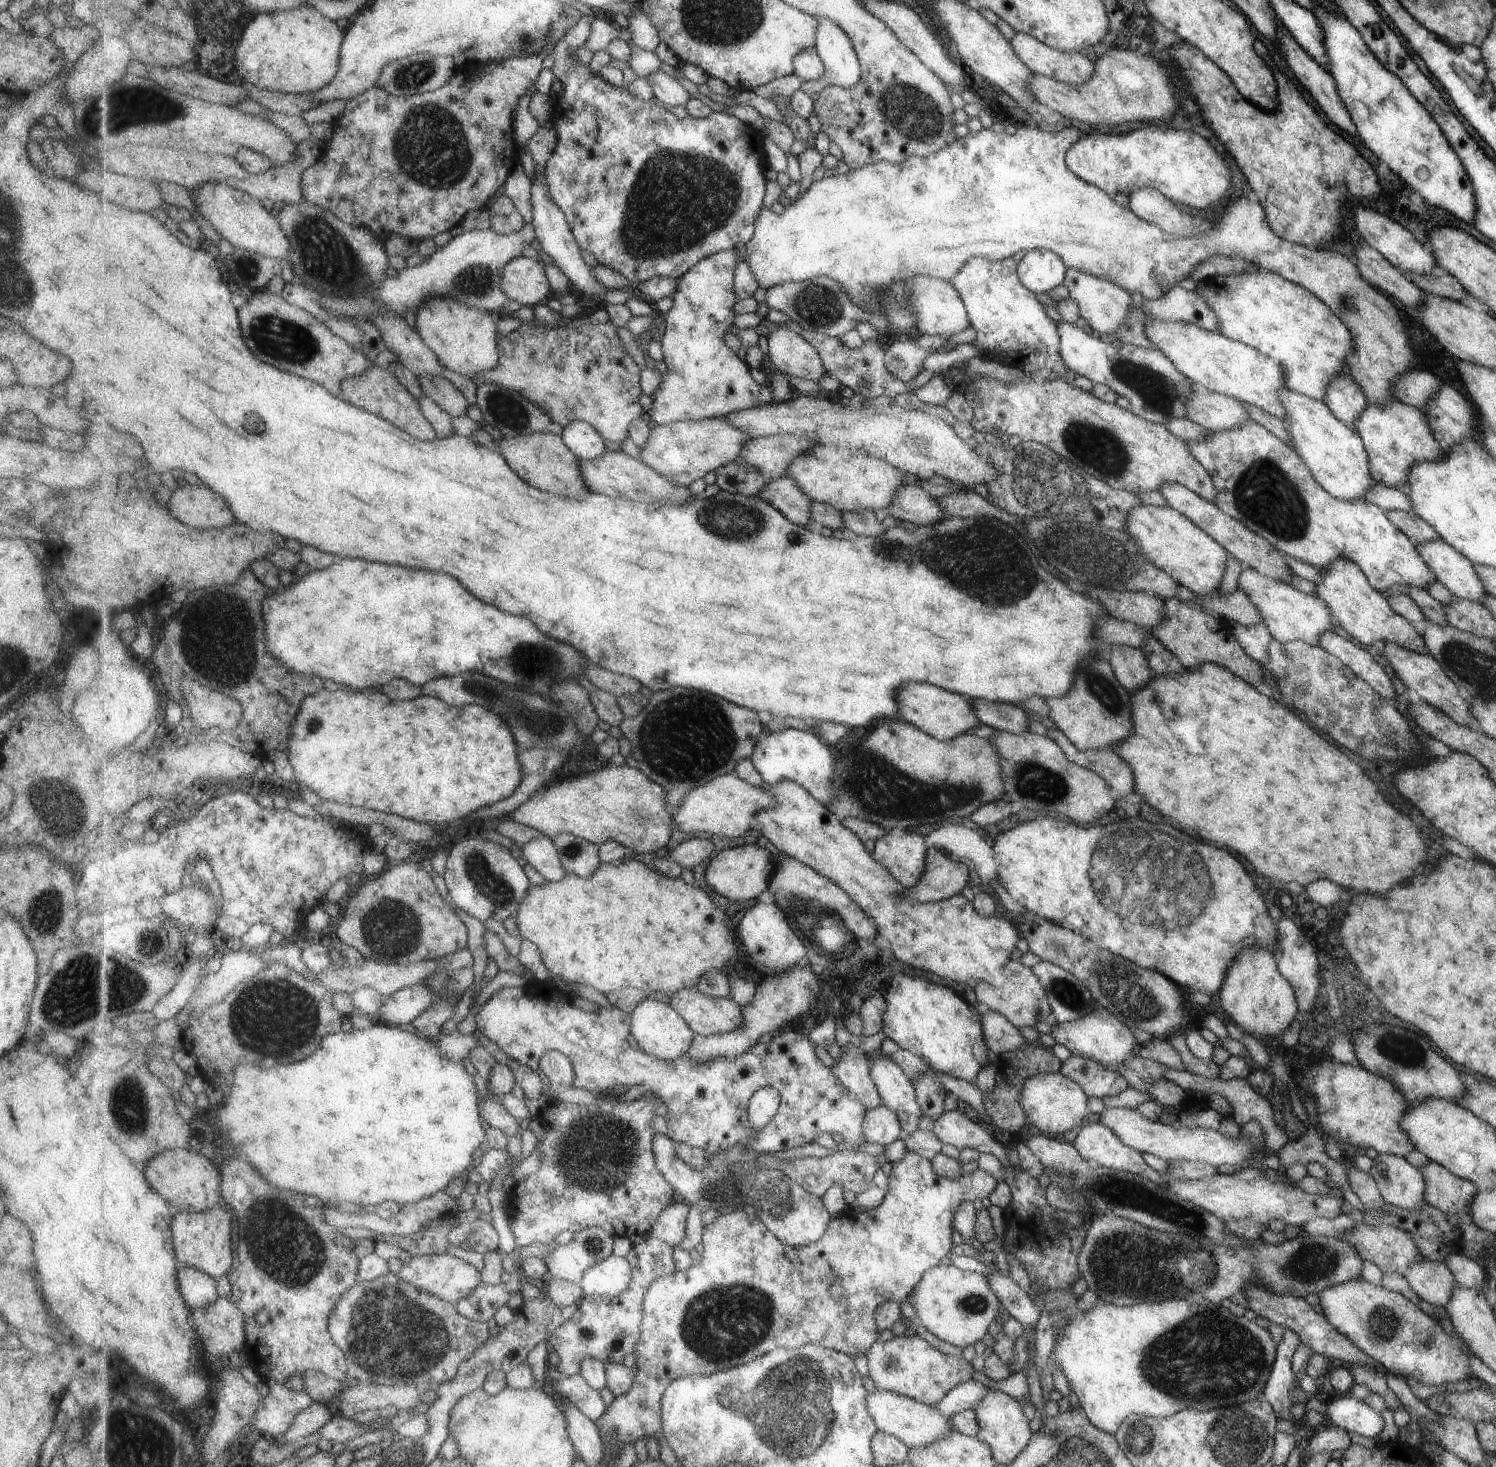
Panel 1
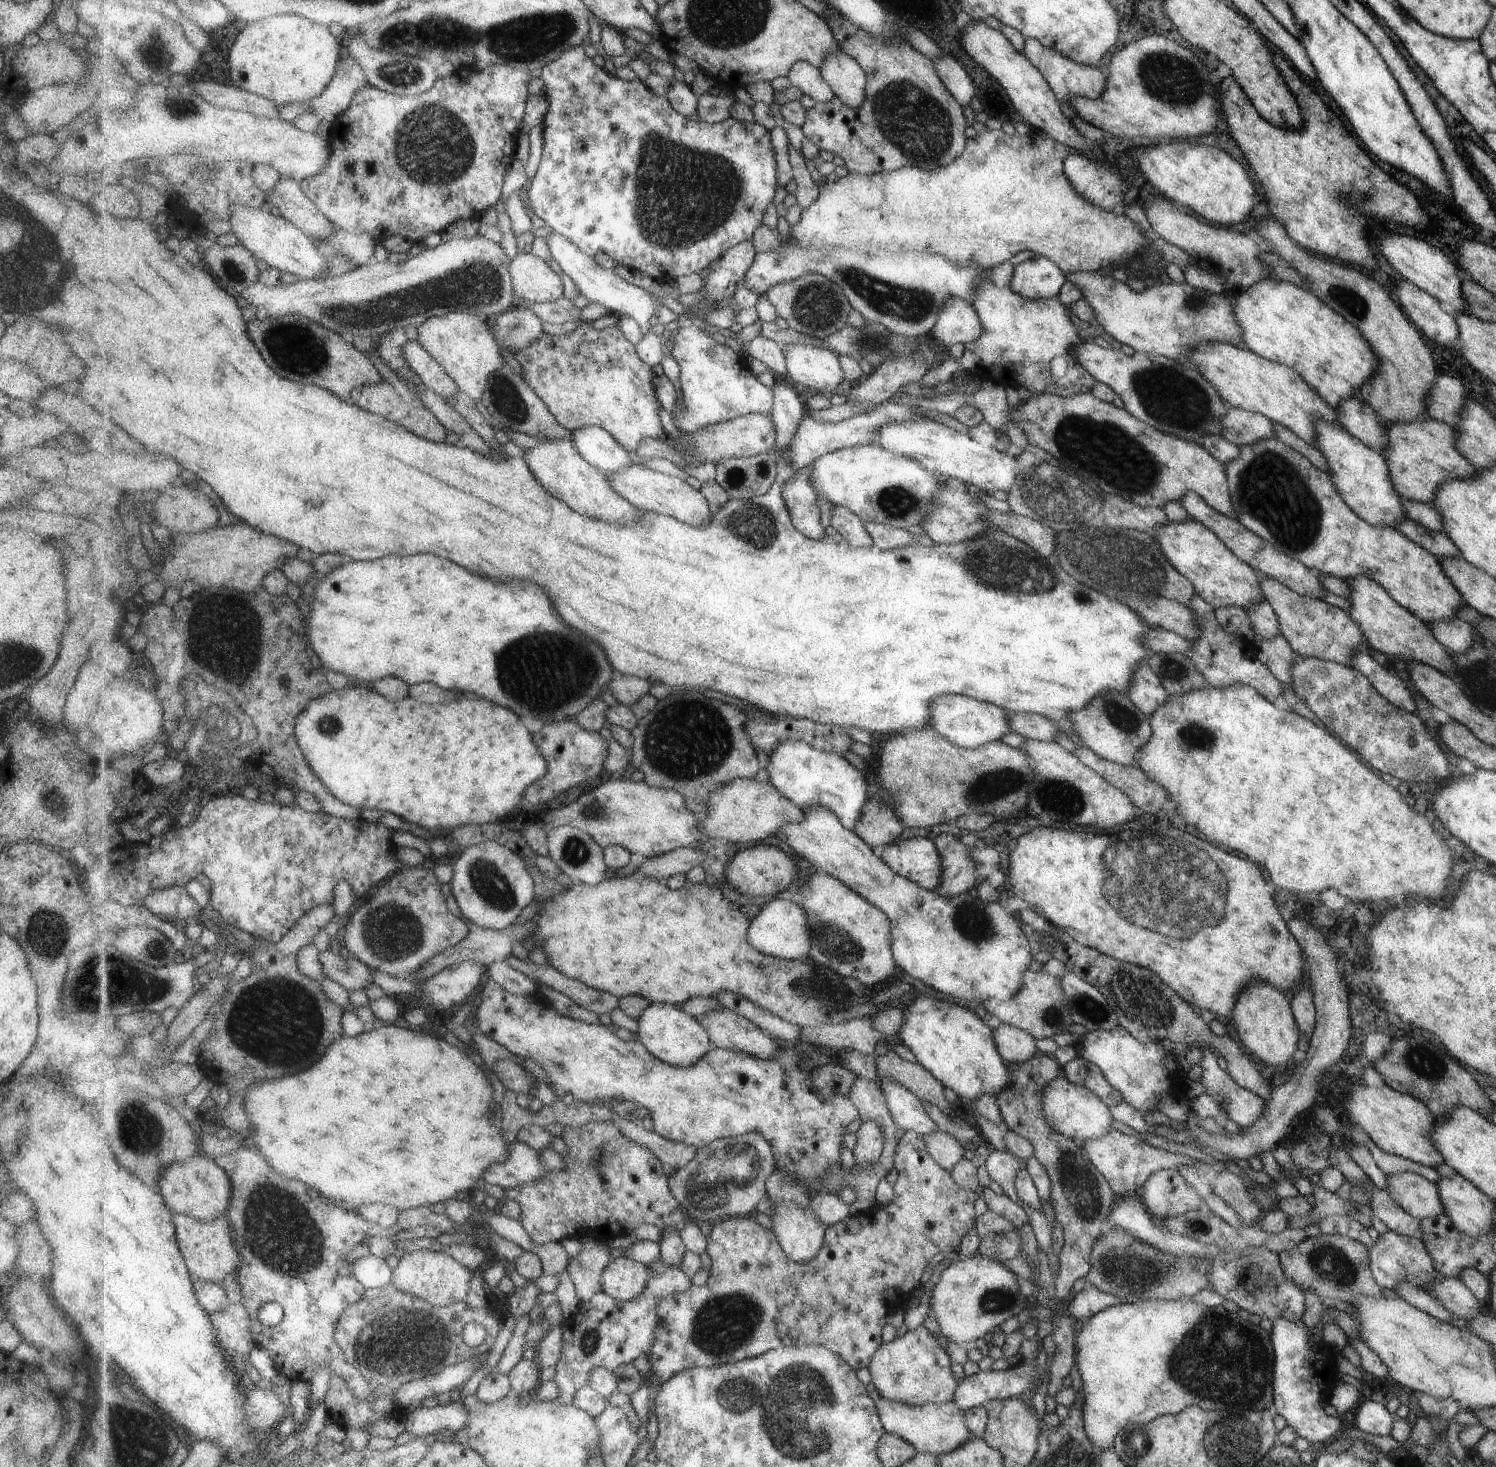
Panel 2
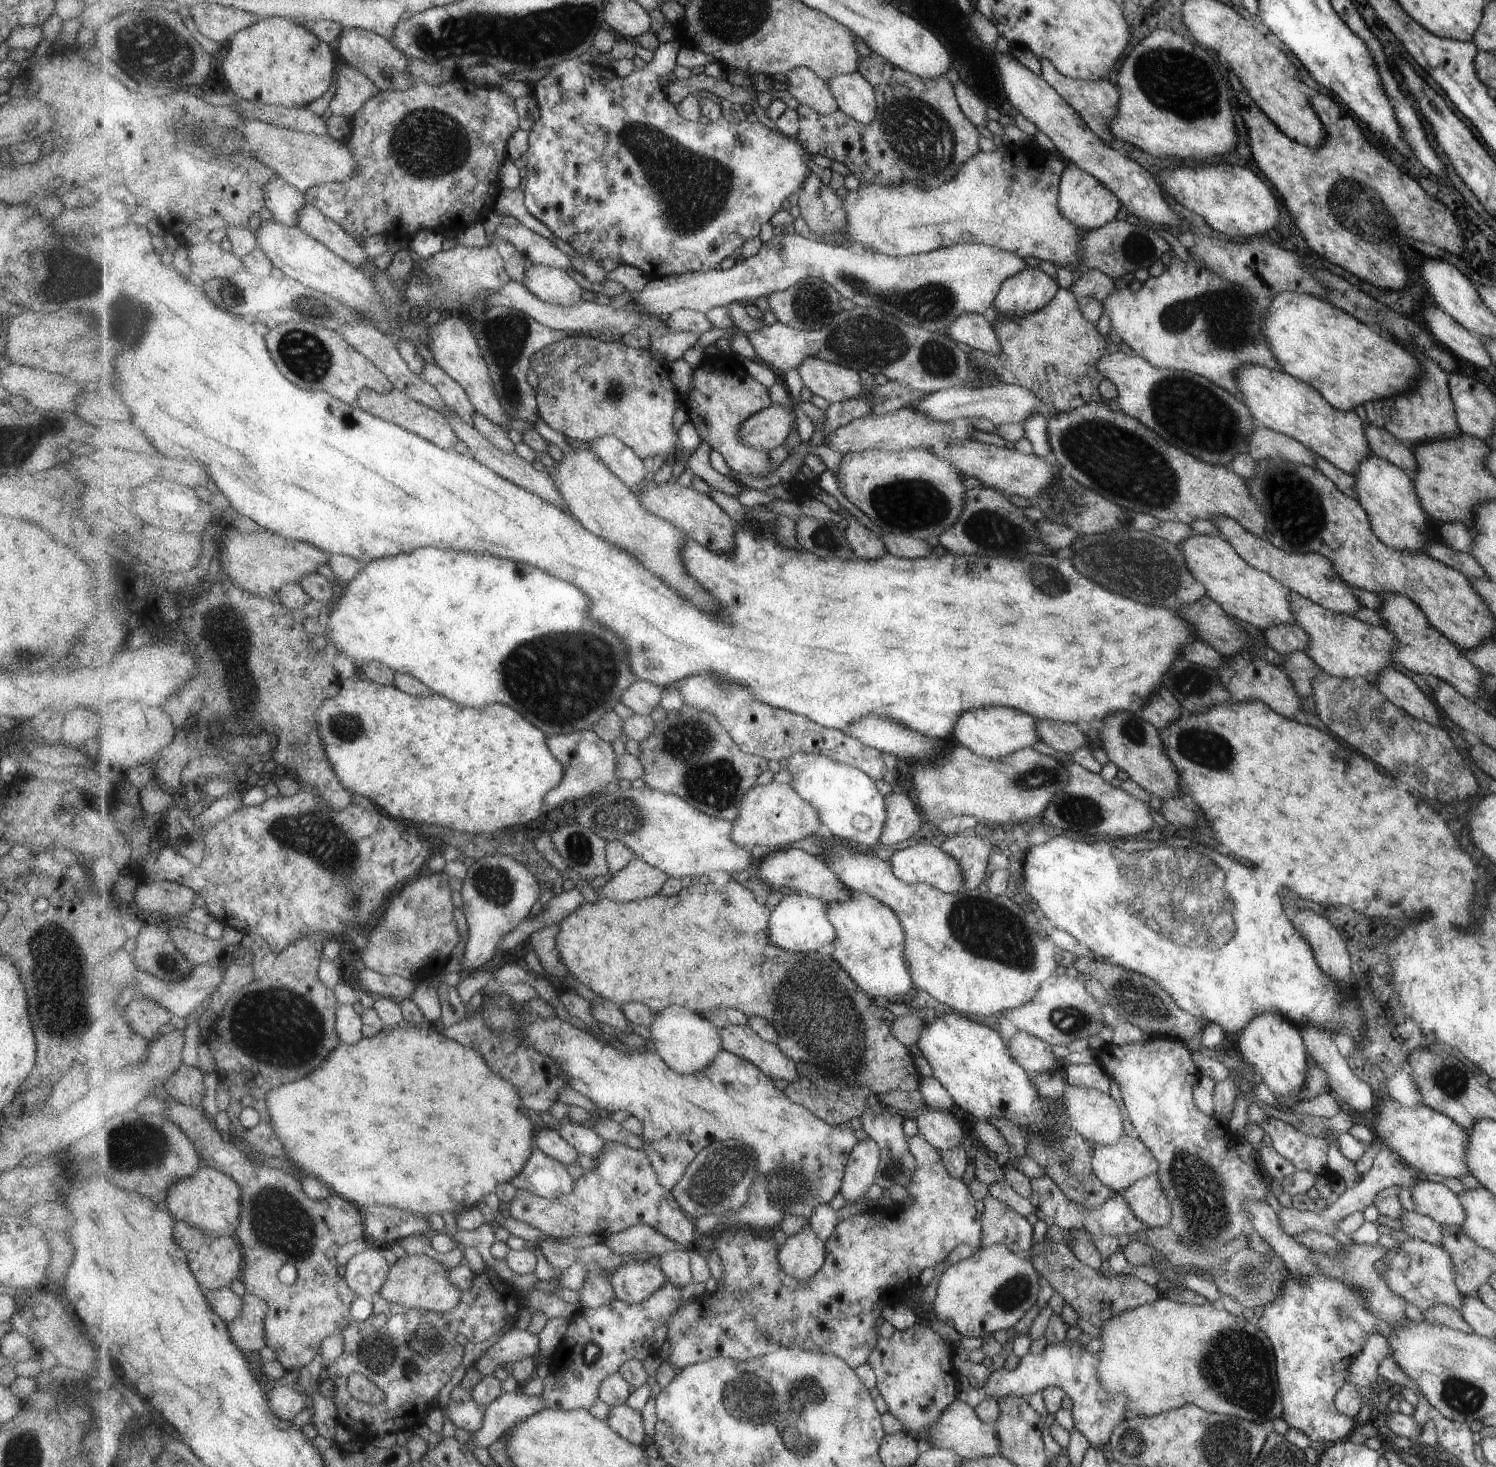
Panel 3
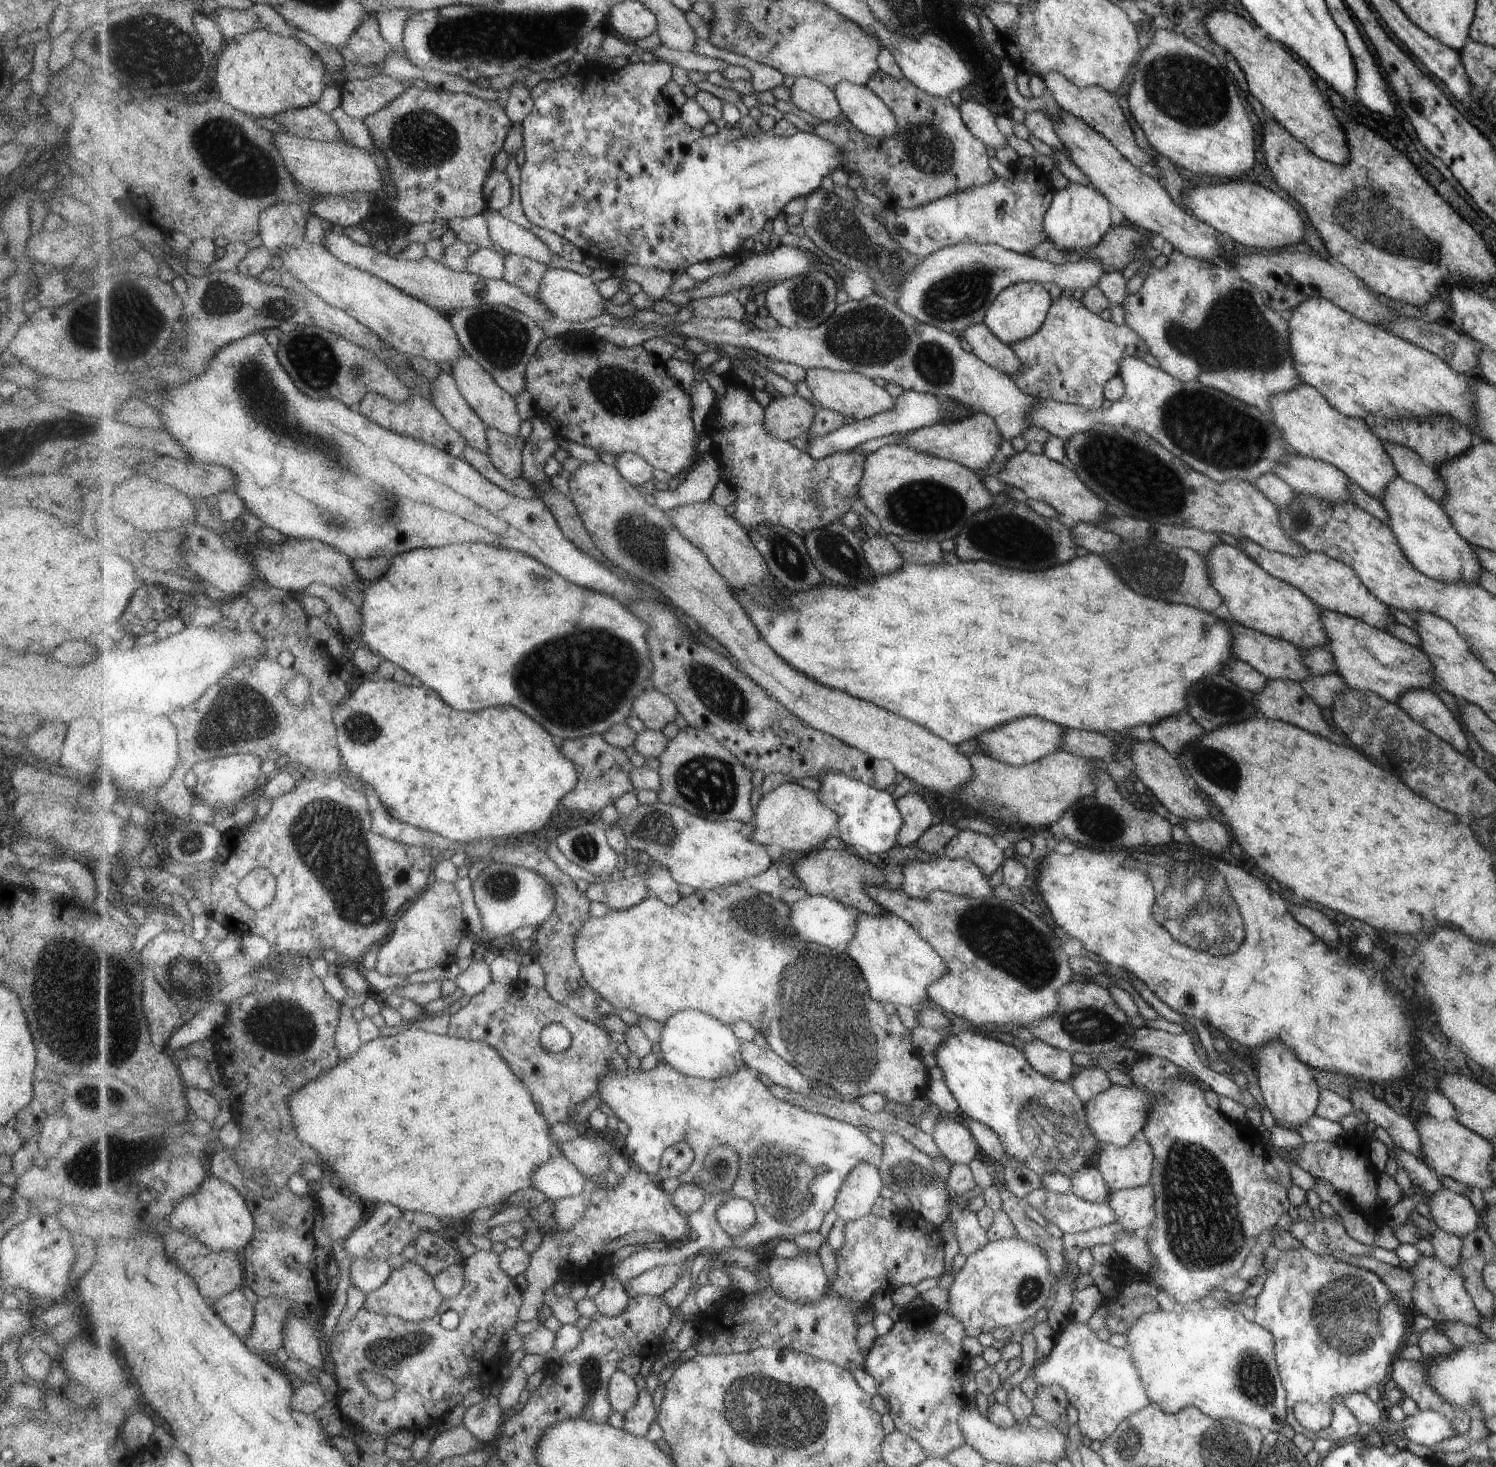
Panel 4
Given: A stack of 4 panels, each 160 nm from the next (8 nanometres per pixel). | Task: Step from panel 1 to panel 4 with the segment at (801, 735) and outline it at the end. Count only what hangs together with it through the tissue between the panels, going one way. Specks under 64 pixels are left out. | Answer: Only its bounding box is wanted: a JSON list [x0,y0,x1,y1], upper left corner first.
[819,772,903,856]

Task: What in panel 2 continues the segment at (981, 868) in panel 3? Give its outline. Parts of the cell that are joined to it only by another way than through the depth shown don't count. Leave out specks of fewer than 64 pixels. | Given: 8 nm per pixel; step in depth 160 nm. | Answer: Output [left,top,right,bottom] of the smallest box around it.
[933,833,978,896]

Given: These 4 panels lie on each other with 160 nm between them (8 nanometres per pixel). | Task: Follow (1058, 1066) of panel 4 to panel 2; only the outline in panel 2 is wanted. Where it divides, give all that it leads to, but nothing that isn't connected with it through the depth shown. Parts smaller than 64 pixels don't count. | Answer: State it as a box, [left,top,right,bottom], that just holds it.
[995,1023,1038,1063]

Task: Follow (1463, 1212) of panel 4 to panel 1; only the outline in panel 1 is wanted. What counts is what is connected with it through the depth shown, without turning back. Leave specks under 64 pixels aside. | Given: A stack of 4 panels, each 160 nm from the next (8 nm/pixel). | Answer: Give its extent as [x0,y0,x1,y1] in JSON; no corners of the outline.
[1368,1154,1426,1210]

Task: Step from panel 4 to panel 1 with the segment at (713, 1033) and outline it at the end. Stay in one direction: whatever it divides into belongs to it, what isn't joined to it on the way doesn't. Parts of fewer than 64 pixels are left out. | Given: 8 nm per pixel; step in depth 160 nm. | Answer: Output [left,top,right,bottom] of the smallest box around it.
[629,999,696,1061]

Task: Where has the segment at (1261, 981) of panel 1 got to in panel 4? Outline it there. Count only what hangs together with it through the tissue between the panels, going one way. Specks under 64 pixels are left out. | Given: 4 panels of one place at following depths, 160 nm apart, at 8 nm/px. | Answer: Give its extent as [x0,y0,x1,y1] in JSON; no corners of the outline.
[1253,1040,1319,1132]

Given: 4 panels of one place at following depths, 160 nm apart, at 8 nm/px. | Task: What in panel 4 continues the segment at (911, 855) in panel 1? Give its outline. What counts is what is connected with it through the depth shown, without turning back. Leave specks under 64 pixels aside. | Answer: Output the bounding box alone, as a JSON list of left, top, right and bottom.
[902,854,993,898]

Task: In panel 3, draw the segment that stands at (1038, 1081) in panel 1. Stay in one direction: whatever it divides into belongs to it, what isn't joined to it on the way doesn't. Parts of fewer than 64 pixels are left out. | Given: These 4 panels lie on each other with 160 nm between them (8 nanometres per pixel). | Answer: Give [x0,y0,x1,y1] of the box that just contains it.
[1059,1084,1123,1145]

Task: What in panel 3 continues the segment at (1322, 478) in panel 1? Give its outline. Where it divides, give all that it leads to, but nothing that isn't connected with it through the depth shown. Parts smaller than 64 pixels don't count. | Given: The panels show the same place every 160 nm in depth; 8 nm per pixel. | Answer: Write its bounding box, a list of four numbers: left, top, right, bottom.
[1352,453,1436,552]

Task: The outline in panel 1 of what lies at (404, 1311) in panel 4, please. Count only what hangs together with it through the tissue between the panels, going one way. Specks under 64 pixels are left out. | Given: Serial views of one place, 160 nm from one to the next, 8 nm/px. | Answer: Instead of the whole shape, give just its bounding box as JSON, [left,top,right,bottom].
[396,1254,482,1304]

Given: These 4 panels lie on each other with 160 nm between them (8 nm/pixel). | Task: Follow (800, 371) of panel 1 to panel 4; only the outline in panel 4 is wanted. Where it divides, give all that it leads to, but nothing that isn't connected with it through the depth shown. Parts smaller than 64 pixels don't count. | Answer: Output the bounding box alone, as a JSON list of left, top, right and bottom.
[806,368,895,421]

